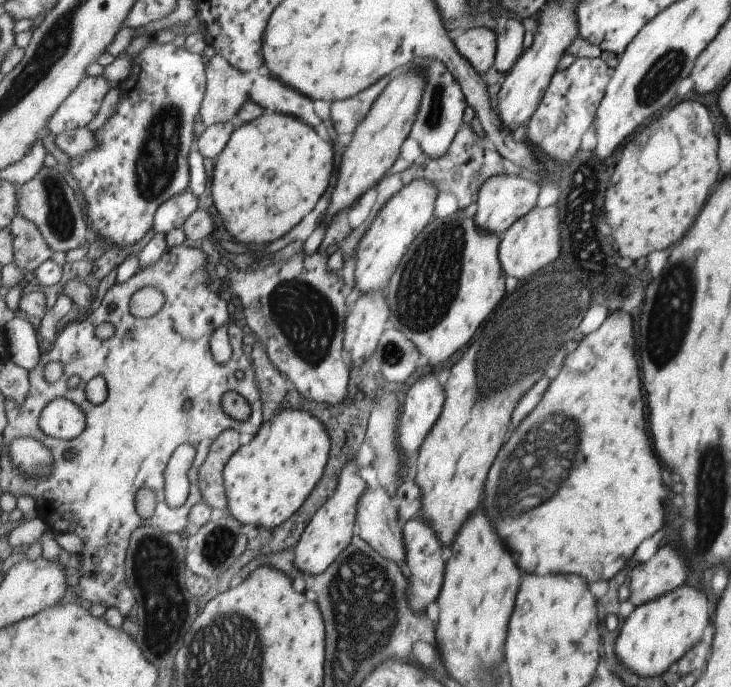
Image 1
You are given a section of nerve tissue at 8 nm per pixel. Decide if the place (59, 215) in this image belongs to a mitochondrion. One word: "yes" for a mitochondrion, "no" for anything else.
yes

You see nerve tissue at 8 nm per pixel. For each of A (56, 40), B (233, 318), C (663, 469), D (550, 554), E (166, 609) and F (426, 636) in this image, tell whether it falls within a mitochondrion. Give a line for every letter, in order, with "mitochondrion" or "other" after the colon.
A: mitochondrion
B: other
C: other
D: other
E: mitochondrion
F: other

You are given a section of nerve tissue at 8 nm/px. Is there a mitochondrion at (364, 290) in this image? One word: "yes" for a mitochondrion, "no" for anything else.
no

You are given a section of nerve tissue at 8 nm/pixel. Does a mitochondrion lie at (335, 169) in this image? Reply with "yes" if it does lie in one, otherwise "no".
no

